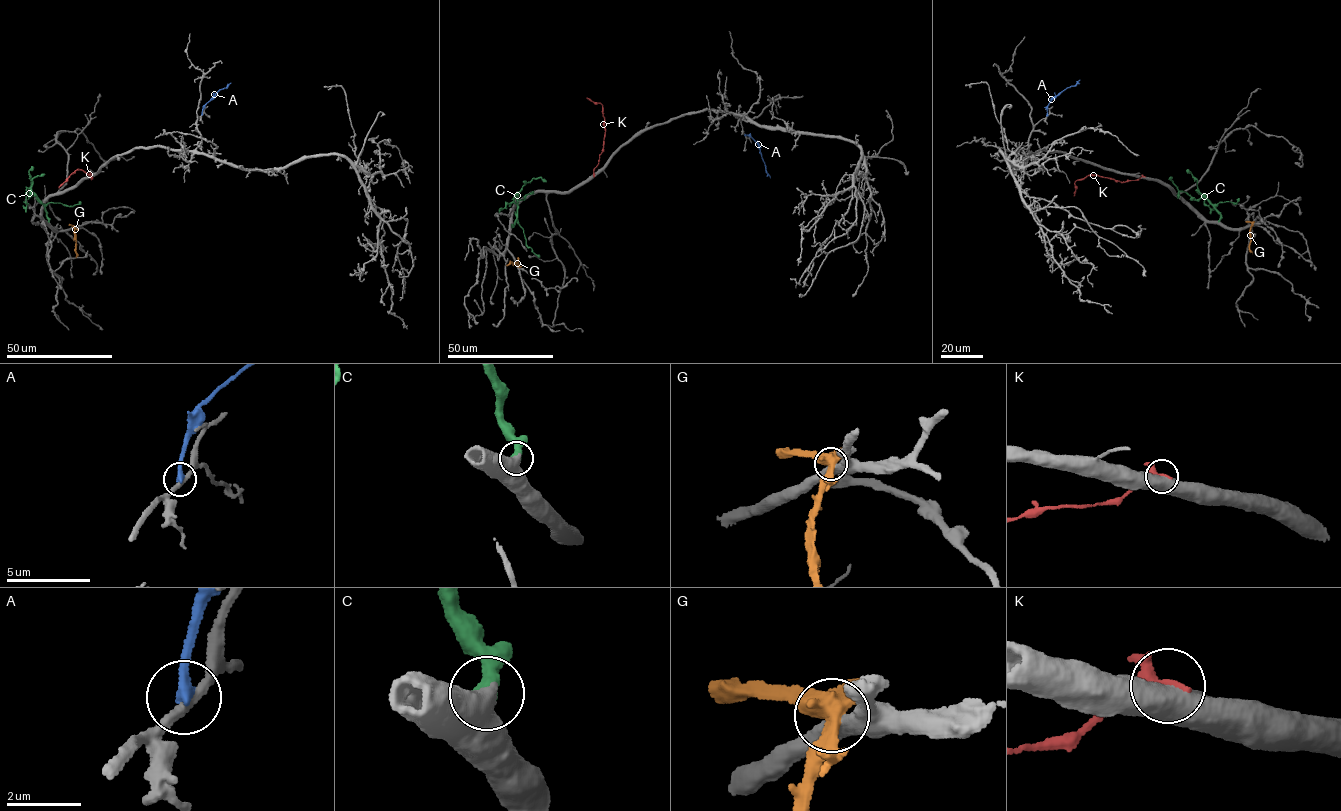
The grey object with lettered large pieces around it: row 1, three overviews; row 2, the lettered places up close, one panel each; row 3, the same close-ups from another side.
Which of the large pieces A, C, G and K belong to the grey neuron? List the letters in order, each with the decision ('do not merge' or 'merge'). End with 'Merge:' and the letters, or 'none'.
A: do not merge
C: merge
G: do not merge
K: do not merge
Merge: C

